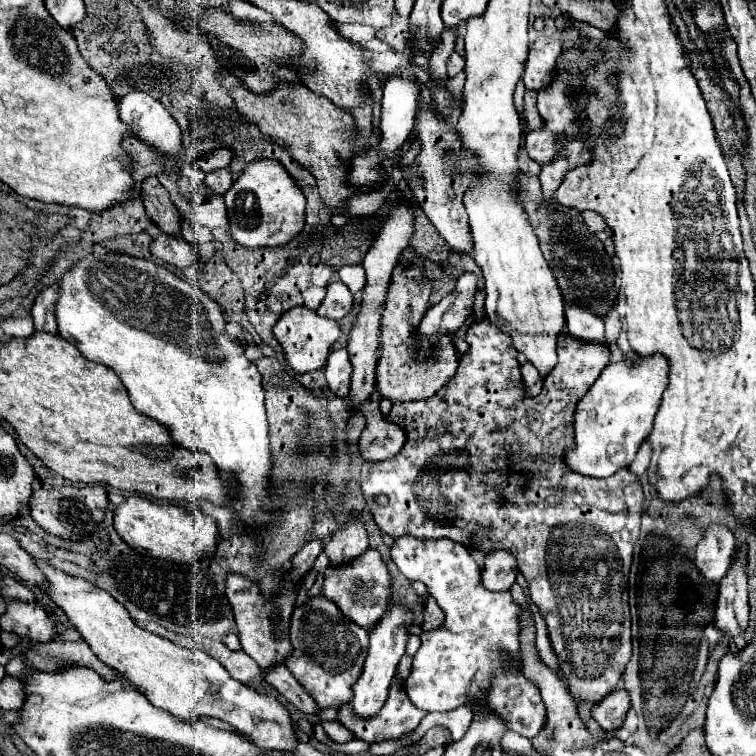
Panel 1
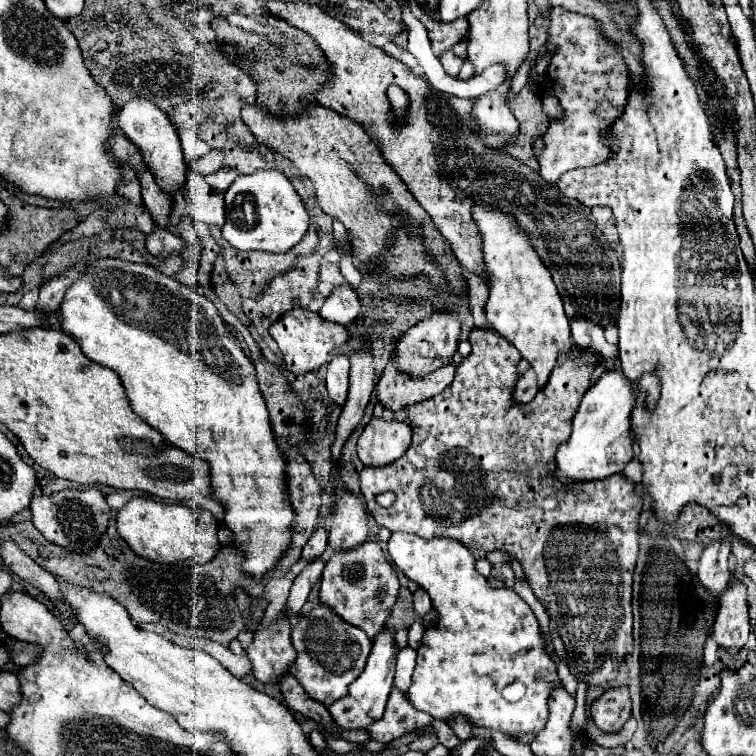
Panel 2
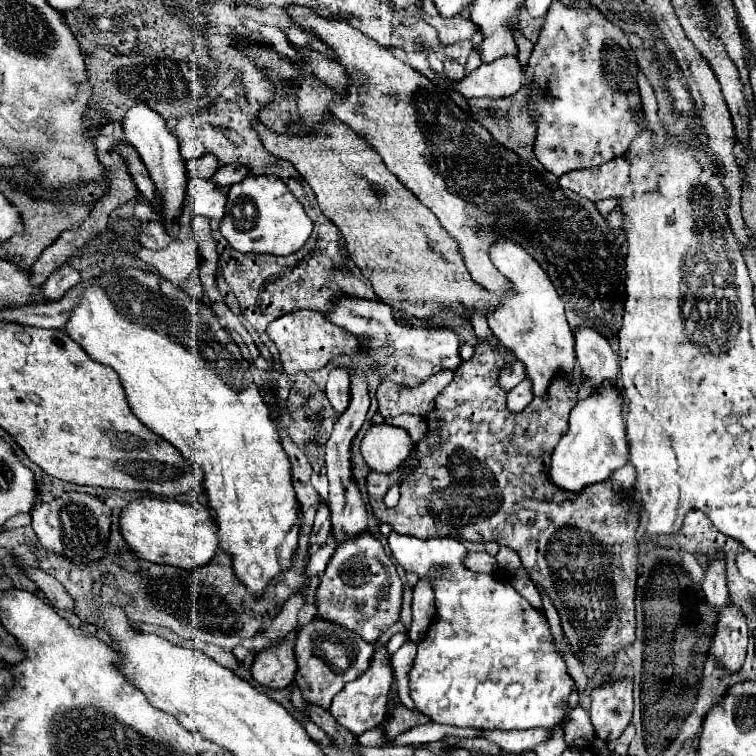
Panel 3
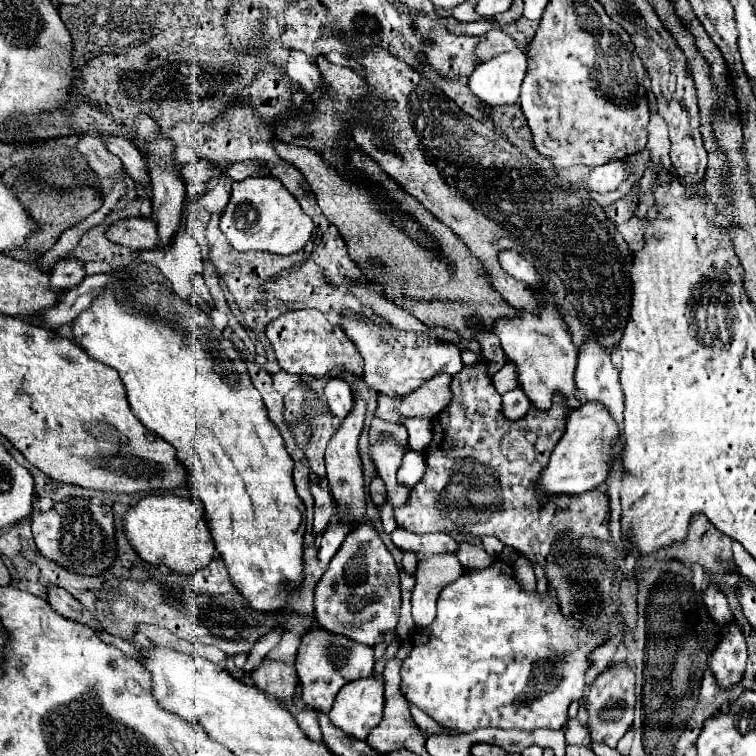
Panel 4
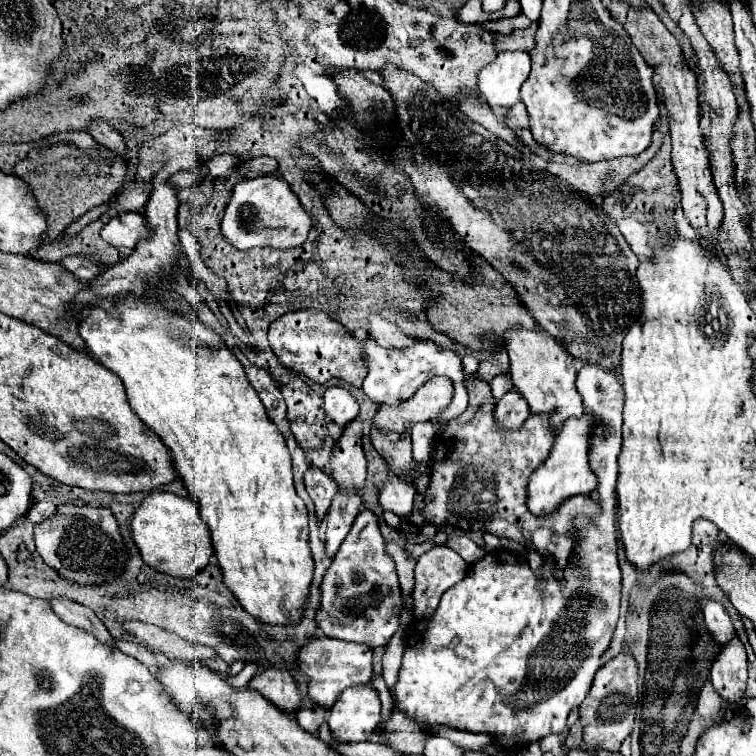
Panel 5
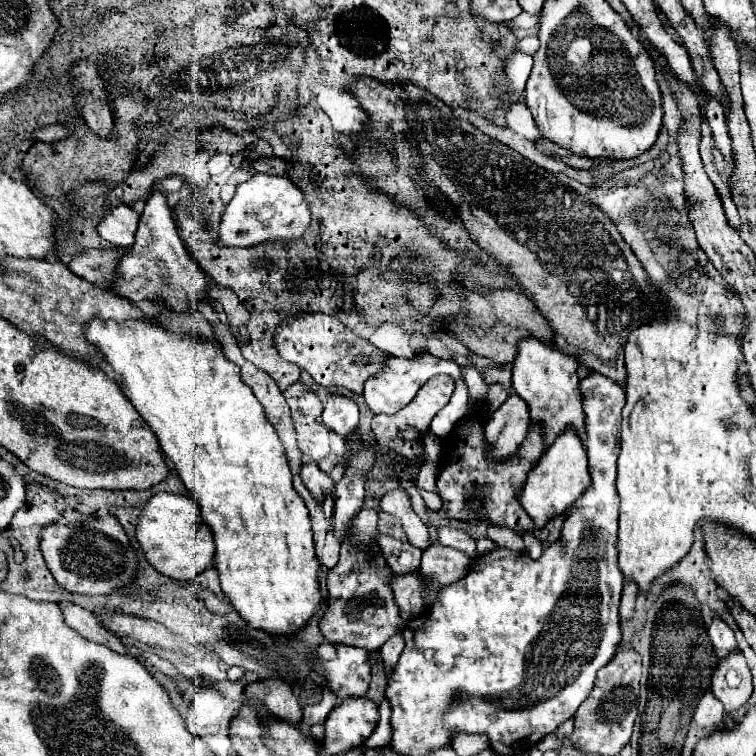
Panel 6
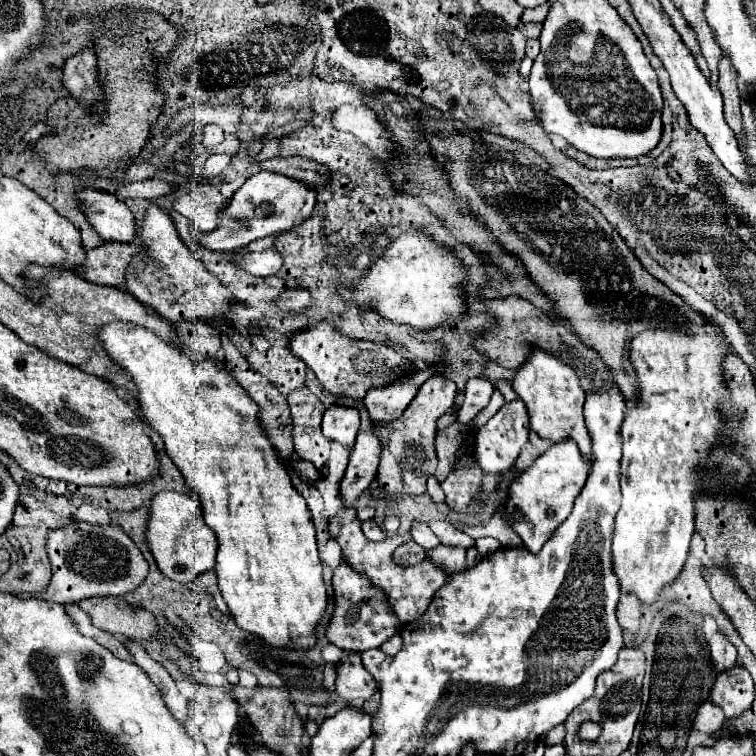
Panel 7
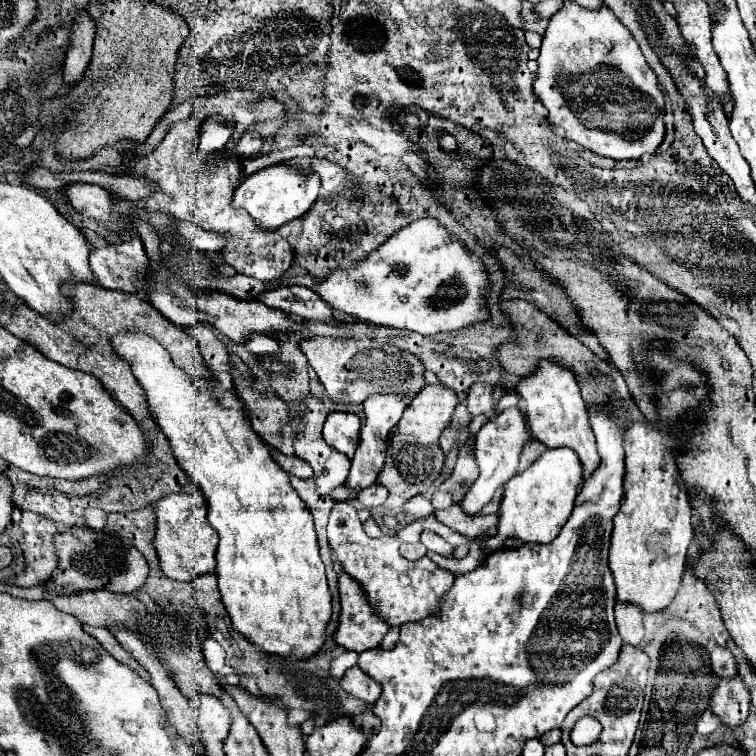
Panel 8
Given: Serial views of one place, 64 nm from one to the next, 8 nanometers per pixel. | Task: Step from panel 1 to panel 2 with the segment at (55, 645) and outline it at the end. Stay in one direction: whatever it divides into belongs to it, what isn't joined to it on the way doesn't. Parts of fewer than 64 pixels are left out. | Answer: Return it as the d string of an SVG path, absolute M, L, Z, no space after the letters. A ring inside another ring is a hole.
M10 638L6 646L12 652L12 662L20 668L26 668L26 666L34 664L42 656L42 648L38 644L28 644L28 642L20 642L20 640Z

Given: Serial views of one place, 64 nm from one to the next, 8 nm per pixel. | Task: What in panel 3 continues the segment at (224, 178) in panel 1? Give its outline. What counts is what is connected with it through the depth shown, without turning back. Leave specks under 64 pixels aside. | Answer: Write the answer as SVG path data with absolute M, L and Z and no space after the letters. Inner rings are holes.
M226 164L226 166L220 166L218 172L210 178L212 184L216 186L232 186L236 184L238 180L242 180L244 176L248 176L250 170L246 166L240 166L240 164Z

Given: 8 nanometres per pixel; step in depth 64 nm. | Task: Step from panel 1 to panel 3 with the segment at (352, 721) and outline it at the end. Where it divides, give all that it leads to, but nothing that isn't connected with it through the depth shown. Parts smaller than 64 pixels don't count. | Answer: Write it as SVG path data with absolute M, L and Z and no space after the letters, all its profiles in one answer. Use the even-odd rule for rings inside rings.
M392 698L392 712L390 712L388 720L382 722L378 728L386 734L386 738L394 740L398 734L402 734L418 724L428 724L428 722L432 722L432 720L428 720L422 712L410 710L398 698Z

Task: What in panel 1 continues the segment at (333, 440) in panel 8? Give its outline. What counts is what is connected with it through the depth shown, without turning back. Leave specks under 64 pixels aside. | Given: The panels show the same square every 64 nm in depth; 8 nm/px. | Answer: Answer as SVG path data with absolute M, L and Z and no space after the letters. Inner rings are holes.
M346 348L332 350L326 364L326 380L328 388L338 394L346 396L350 392L350 378L352 378L352 366L350 366L350 354Z

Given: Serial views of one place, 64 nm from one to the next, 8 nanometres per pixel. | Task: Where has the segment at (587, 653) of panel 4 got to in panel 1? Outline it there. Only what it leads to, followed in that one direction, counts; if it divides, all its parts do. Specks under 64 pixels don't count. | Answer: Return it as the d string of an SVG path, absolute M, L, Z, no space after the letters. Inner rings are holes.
M404 536L396 540L390 552L392 552L392 560L398 566L398 570L408 580L424 582L428 586L428 592L436 598L438 606L446 614L446 620L438 630L422 632L420 636L422 646L412 660L412 670L410 670L410 676L406 678L408 682L404 682L404 690L408 692L412 704L424 712L446 712L480 696L482 704L490 704L496 712L500 712L500 716L506 720L510 730L532 740L540 732L544 718L546 718L544 716L546 708L540 698L540 692L532 682L524 678L520 670L504 670L500 664L502 650L510 652L512 656L520 656L520 646L518 646L520 606L514 604L510 592L484 590L476 562L472 560L464 544L458 544L454 540L446 540L446 538L444 540L418 540L412 536Z

